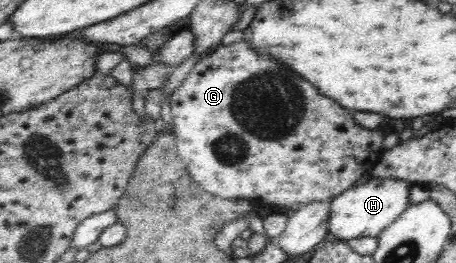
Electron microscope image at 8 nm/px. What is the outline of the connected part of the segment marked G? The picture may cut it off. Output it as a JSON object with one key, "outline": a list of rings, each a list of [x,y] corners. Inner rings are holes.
{"outline":[[[246,41],[232,43],[224,46],[220,44],[214,52],[206,54],[192,66],[190,72],[185,76],[180,88],[177,88],[169,98],[172,117],[174,120],[175,144],[177,145],[177,156],[190,174],[192,181],[207,194],[218,196],[224,199],[242,199],[252,201],[259,207],[270,207],[275,212],[290,214],[300,210],[303,206],[308,206],[313,202],[322,202],[334,199],[341,193],[352,190],[357,181],[365,176],[370,176],[372,168],[378,163],[386,152],[384,149],[384,136],[378,130],[367,130],[359,126],[351,116],[350,112],[344,110],[340,104],[334,100],[322,96],[316,92],[312,84],[306,84],[298,74],[290,72],[278,62],[272,62],[268,57],[260,57],[250,49]]]}

